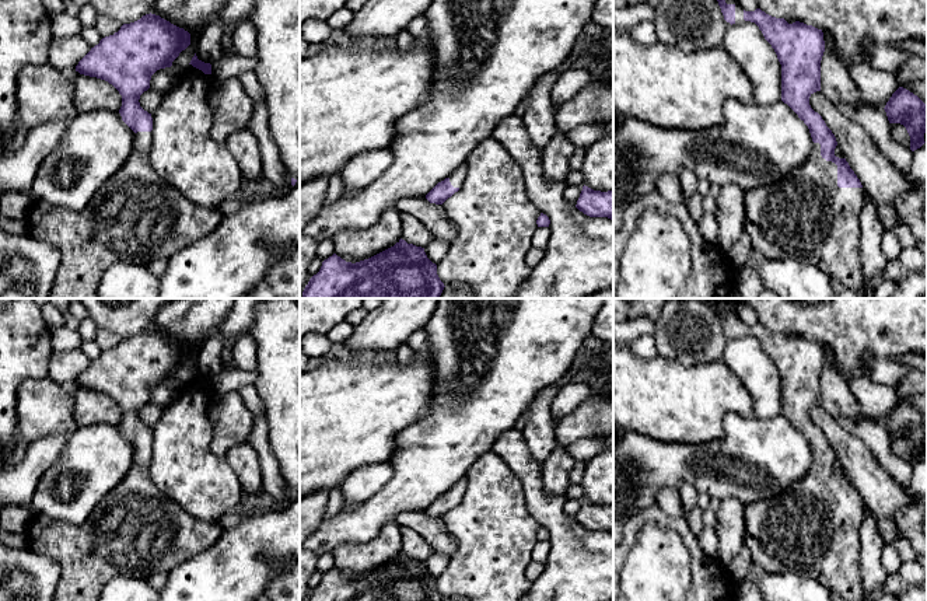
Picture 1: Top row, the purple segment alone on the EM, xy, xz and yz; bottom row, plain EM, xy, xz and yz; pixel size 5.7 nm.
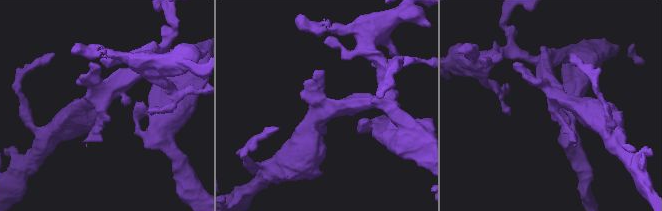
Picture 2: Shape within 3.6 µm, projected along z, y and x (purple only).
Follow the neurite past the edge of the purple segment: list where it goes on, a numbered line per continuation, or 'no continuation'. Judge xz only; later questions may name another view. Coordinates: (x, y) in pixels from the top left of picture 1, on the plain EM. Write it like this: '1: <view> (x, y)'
1: xz (458, 489)

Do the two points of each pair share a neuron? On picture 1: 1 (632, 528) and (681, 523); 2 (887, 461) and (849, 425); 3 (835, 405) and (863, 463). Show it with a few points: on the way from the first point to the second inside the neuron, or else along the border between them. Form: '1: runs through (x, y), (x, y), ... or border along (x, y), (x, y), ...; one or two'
1: runs through (644, 517), (660, 517), (668, 521); one
2: runs through (881, 450), (860, 427); one
3: border along (819, 405), (833, 418); two

